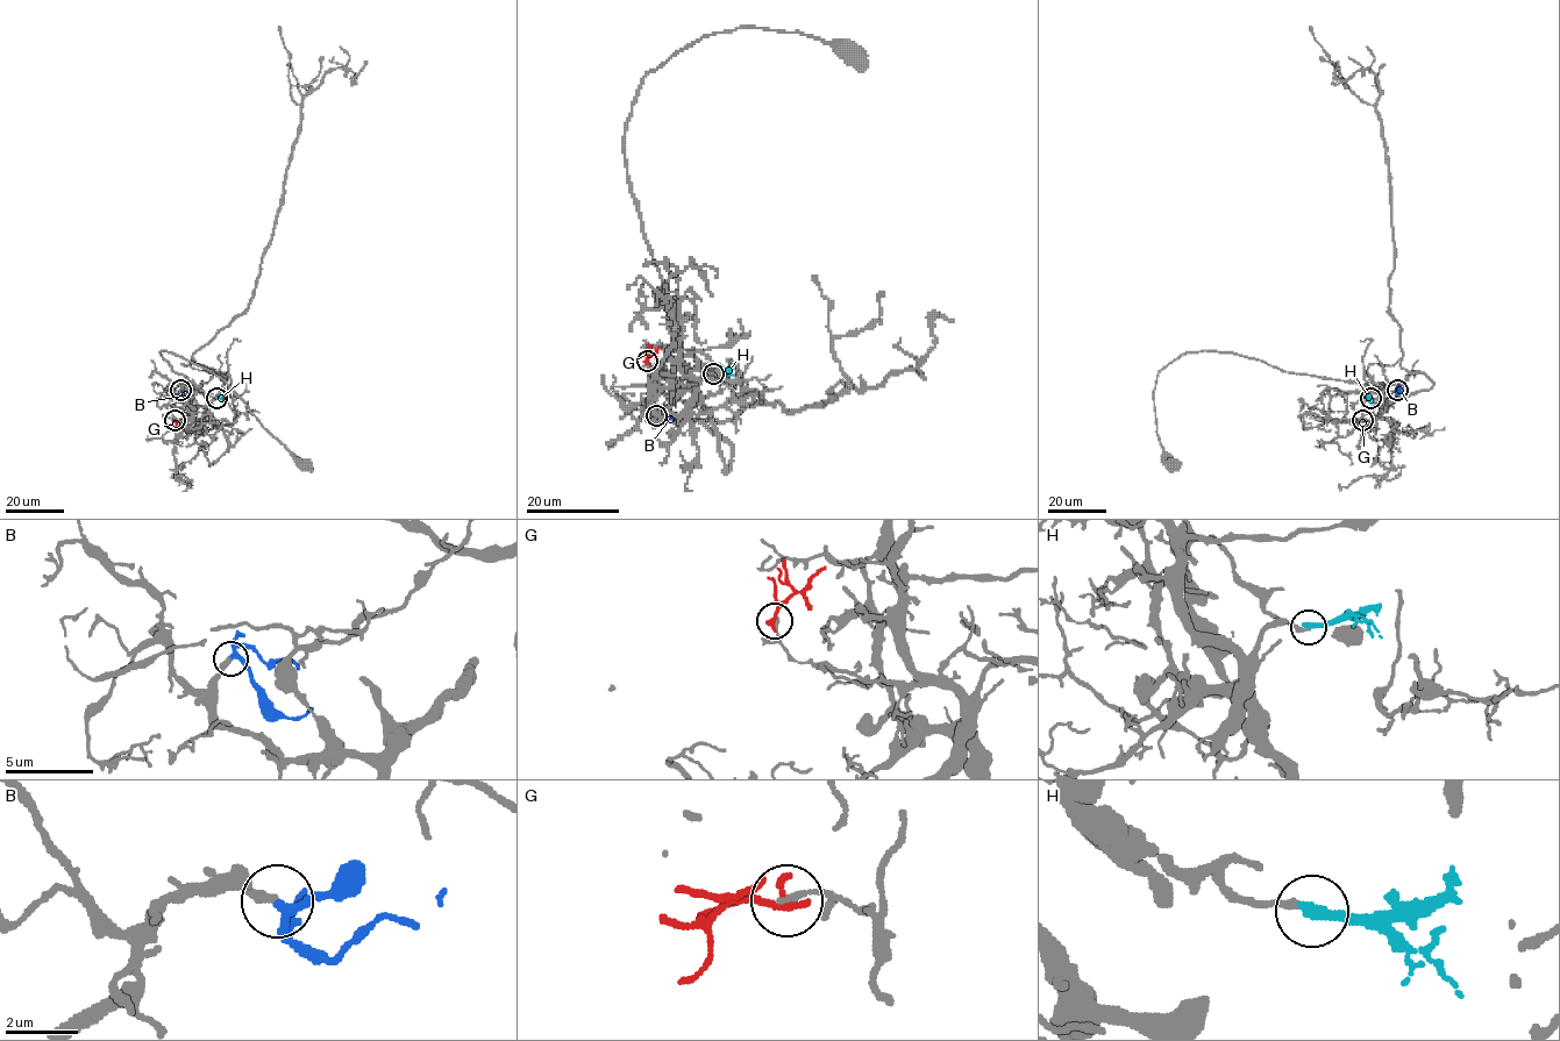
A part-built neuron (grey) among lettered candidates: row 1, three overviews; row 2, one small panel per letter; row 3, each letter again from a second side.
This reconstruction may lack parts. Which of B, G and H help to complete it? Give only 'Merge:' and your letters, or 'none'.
Merge: B

